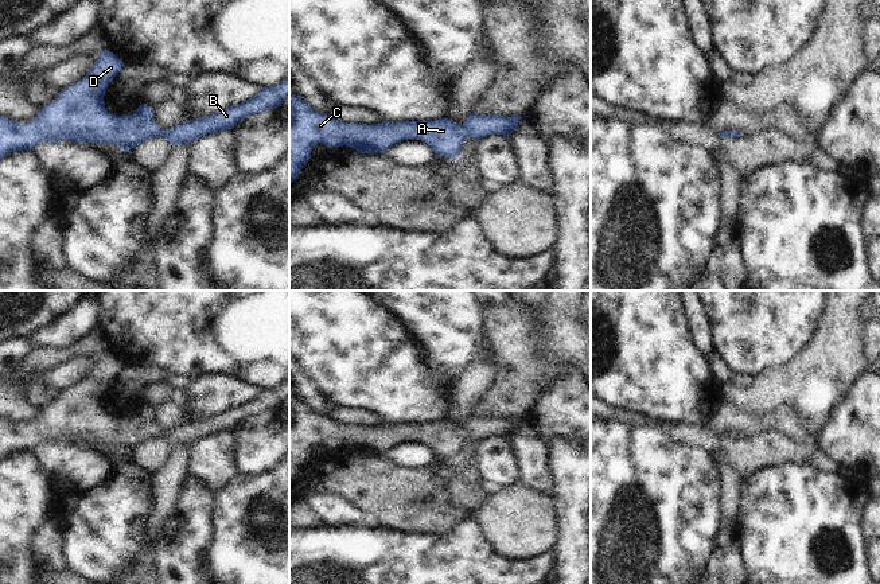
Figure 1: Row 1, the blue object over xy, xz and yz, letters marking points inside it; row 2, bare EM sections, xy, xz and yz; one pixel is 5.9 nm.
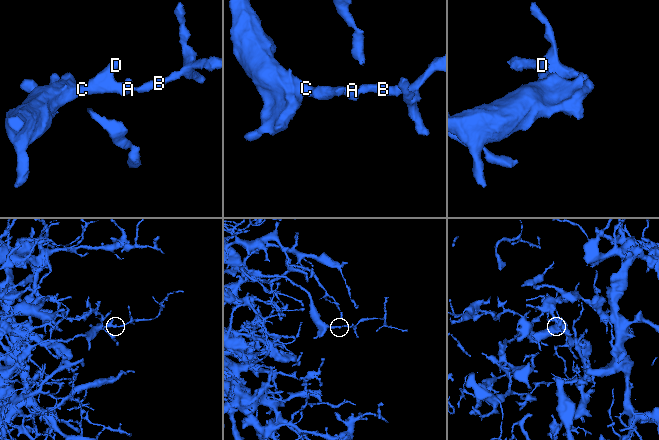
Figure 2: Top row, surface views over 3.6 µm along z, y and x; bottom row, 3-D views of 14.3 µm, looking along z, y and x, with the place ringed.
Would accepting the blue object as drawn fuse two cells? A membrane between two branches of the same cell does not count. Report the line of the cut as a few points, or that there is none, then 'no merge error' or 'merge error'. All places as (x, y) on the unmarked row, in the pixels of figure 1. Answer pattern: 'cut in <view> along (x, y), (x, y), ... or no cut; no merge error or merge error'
no cut; no merge error

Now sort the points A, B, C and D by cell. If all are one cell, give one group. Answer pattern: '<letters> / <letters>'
A B C D

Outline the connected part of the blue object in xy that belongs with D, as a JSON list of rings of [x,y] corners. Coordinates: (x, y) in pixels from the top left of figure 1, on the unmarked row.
[[[109,351],[98,357],[97,363],[89,375],[73,388],[59,393],[57,400],[44,409],[39,410],[38,417],[31,424],[15,424],[0,418],[0,460],[23,451],[31,451],[38,444],[71,441],[74,444],[113,444],[128,453],[141,443],[152,439],[164,437],[171,445],[192,444],[200,437],[217,432],[233,431],[238,424],[250,416],[261,414],[266,410],[281,408],[289,397],[289,377],[281,386],[261,389],[258,394],[248,402],[234,405],[226,410],[209,416],[198,421],[184,421],[174,429],[161,431],[153,421],[153,410],[145,405],[139,406],[133,416],[116,417],[106,412],[104,397],[109,384],[118,377],[124,363]]]

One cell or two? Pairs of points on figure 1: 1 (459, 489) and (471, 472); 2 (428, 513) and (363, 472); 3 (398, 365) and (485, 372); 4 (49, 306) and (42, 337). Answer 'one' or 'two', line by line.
1: two
2: one
3: two
4: two

